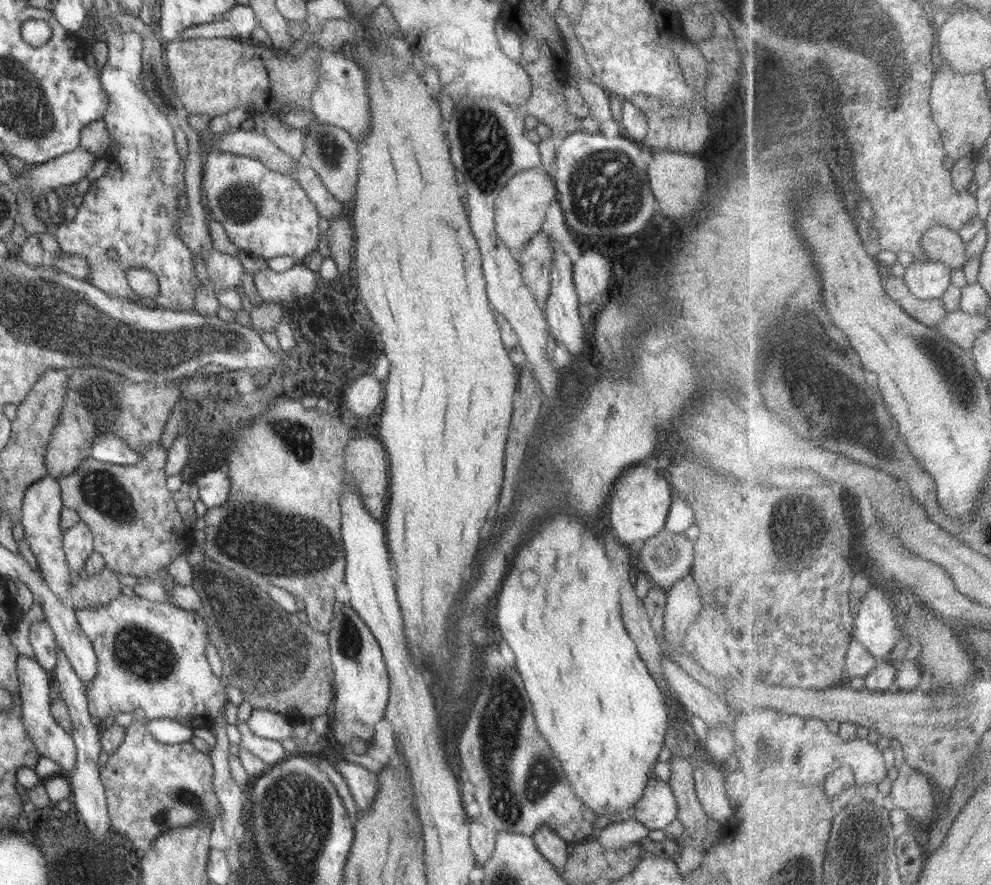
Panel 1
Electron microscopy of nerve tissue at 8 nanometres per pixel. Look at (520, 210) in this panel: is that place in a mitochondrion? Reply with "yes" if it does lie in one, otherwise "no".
no

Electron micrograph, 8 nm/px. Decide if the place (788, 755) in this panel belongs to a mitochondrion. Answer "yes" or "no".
yes

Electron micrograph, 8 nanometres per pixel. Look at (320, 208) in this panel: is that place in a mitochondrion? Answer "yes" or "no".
no

